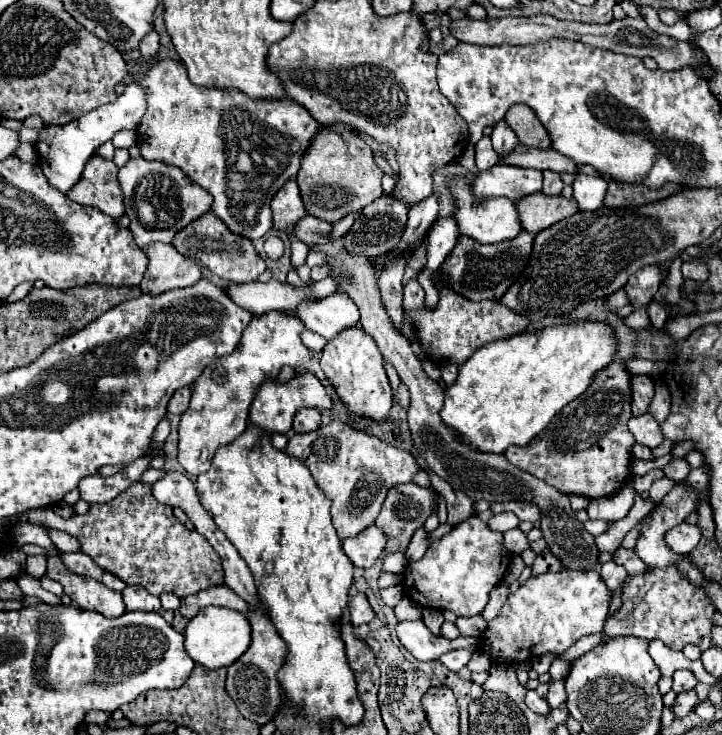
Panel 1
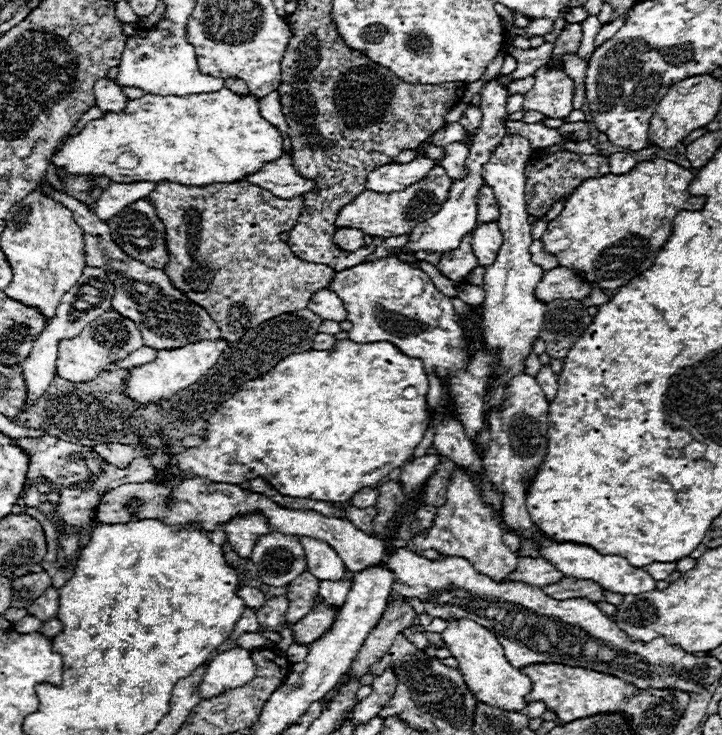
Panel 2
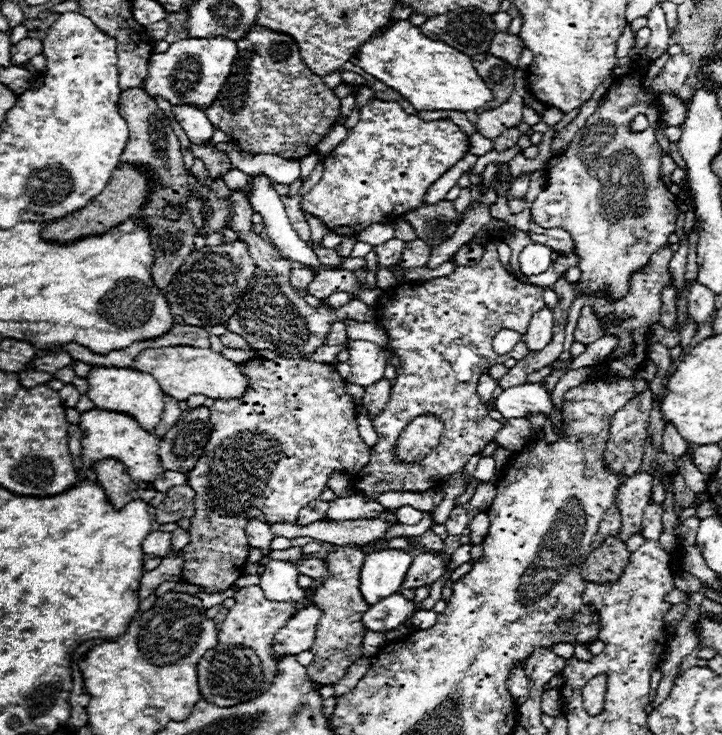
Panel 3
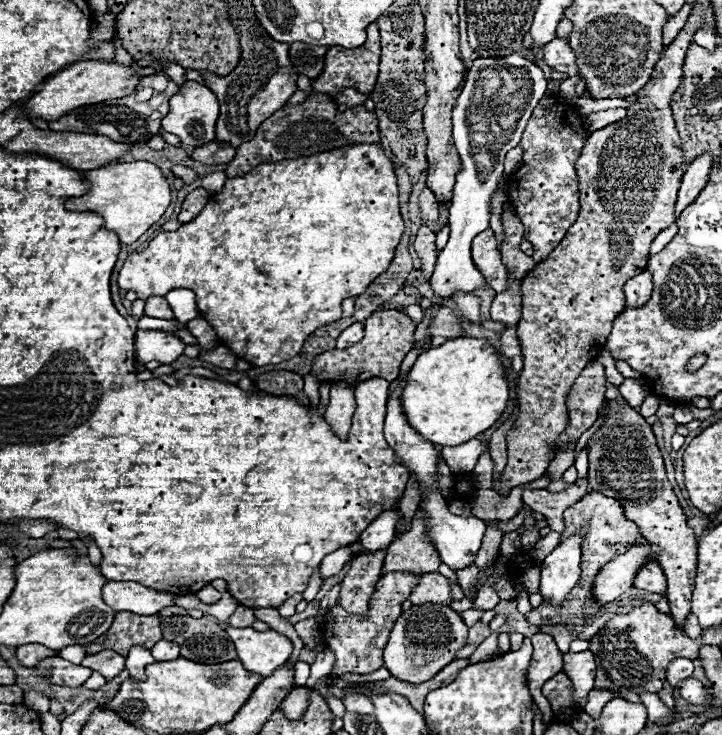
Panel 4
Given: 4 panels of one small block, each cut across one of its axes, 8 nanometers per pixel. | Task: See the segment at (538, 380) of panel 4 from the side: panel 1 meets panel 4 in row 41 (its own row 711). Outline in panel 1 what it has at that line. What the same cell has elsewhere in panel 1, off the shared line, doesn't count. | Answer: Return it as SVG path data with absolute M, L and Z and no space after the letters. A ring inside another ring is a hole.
M690 690L690 692L682 692L682 694L678 694L678 698L676 698L676 704L672 706L672 710L674 710L674 714L676 716L686 716L686 714L690 714L692 710L694 710L694 706L698 704L698 696L696 696L696 692L694 690Z

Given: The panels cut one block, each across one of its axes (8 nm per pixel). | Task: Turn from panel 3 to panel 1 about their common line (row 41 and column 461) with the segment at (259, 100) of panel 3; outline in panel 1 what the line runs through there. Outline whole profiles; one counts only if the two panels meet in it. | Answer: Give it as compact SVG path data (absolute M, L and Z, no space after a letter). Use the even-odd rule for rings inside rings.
M522 232L516 238L500 244L478 244L476 240L462 236L440 270L448 276L448 286L460 296L466 296L472 302L500 300L504 292L520 276L526 260L530 258L532 242L534 242L534 234L530 232Z

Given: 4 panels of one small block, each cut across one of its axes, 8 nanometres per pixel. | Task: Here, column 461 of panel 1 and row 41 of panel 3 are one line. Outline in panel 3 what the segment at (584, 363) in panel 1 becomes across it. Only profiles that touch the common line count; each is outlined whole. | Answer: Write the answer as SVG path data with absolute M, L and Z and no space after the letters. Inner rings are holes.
M400 20L376 32L376 36L372 36L358 50L360 58L356 66L402 94L416 110L472 112L494 100L468 54L462 54L444 42L426 38L420 28L412 26L408 20Z

